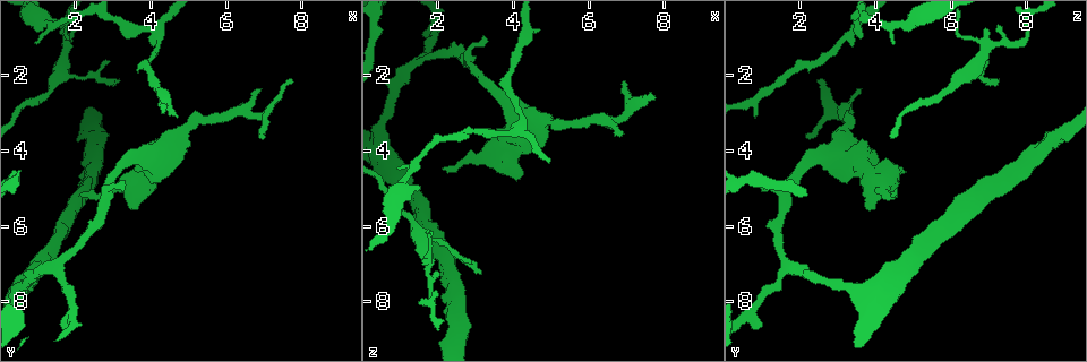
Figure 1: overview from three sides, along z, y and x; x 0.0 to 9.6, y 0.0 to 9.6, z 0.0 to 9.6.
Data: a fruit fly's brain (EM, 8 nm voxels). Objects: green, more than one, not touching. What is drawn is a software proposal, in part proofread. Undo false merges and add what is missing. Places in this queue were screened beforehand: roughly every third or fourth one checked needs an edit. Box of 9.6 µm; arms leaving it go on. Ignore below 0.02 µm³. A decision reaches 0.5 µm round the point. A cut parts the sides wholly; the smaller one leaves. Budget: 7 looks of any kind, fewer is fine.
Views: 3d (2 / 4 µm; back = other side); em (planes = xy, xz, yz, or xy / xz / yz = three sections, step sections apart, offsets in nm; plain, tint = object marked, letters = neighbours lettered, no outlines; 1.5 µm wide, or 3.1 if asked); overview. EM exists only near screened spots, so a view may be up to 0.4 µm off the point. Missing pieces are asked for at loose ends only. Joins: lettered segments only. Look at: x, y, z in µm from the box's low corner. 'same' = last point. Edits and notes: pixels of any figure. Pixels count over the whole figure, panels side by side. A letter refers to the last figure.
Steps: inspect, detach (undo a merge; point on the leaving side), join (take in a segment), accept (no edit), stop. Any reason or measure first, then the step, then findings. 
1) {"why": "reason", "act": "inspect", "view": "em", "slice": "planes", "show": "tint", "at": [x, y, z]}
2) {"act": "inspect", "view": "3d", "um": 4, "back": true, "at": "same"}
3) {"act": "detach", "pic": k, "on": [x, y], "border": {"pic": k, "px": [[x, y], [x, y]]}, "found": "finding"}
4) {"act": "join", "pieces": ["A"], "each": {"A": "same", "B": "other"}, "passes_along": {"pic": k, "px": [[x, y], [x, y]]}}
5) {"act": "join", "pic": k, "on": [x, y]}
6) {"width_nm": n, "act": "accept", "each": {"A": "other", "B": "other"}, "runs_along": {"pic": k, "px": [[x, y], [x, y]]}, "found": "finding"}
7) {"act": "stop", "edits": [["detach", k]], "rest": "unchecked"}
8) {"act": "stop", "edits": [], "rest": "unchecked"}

{"why": "calibre changes", "act": "inspect", "view": "3d", "um": 4, "at": [5.00, 3.35, 3.20]}

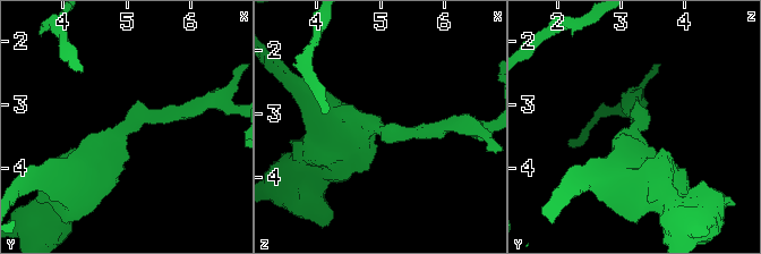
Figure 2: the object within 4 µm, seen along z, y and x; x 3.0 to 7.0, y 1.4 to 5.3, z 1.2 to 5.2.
{"arm_widths_nm": [200, 600], "why": "shape alone is not enough", "act": "inspect", "view": "em", "slice": "xz", "step": 8, "show": "letters", "at": [5.05, 3.35, 3.25]}

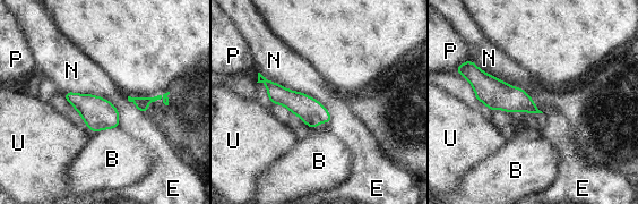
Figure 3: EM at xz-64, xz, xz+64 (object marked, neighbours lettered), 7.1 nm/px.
{"act": "accept", "each": {"B": "other", "E": "other", "N": "other", "P": "other", "U": "other"}, "runs_along": {"pic": 3, "px": [[467, 68], [493, 93], [534, 110]]}, "found": "all the same neuron"}

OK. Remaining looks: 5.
{"why": "free end", "act": "inspect", "view": "3d", "um": 4, "at": [6.95, 2.40, 3.55]}

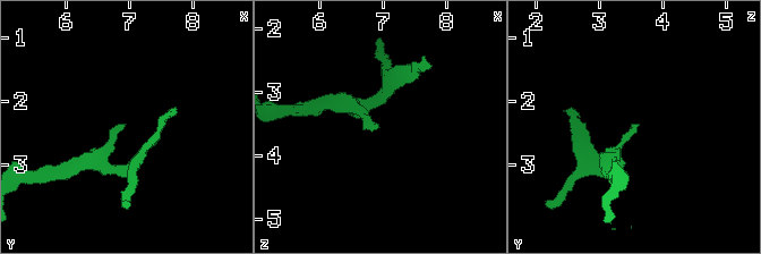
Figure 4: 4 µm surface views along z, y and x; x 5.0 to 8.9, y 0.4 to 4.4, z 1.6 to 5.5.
{"act": "inspect", "view": "em", "slice": "planes", "show": "plain", "at": [6.90, 2.40, 3.55]}

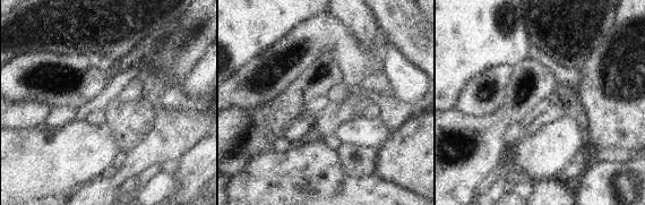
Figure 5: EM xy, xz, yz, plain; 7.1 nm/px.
{"act": "inspect", "view": "em", "slice": "planes", "show": "letters", "at": "same"}

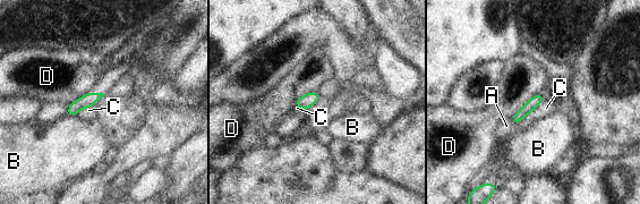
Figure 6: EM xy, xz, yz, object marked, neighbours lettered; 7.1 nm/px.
{"act": "accept", "each": {"A": "other", "B": "other", "C": "other", "D": "other"}, "border": {"pic": 6, "px": [[545, 94], [535, 94], [510, 117]]}, "found": "none of them fits"}

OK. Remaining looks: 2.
{"why": "an open end", "act": "inspect", "view": "em", "slice": "yz", "step": 4, "show": "letters", "at": [6.95, 3.65, 2.25]}

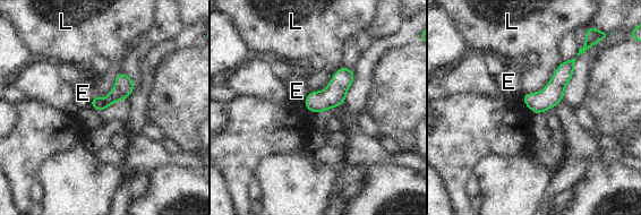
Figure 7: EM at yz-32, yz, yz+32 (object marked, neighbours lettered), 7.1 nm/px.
{"width_nm": 90, "act": "accept", "each": {"E": "other", "L": "other"}, "border": {"pic": 7, "px": [[563, 61], [541, 89], [523, 94]]}, "found": "no lettered segment goes on from it"}

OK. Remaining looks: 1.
{"act": "stop", "edits": [], "rest": "unchecked"}

